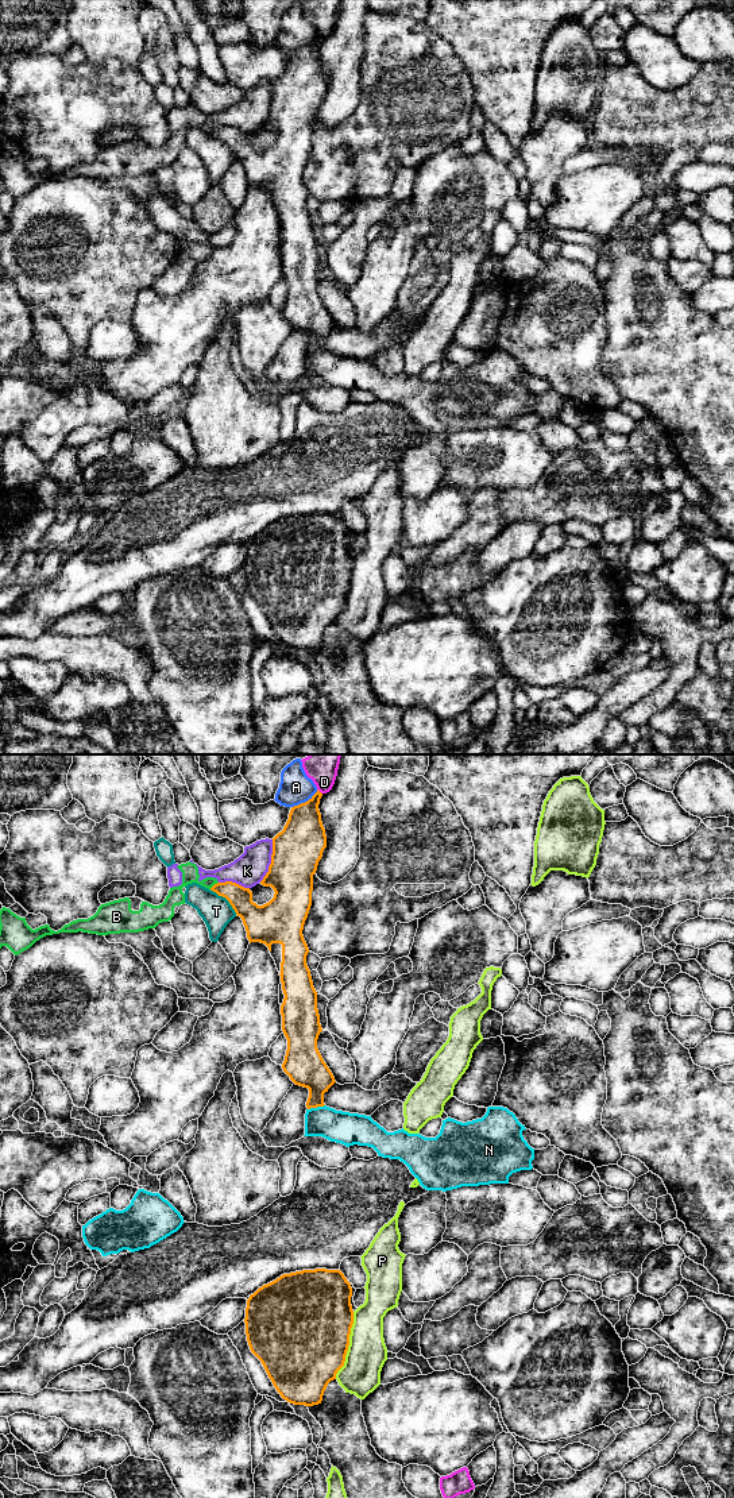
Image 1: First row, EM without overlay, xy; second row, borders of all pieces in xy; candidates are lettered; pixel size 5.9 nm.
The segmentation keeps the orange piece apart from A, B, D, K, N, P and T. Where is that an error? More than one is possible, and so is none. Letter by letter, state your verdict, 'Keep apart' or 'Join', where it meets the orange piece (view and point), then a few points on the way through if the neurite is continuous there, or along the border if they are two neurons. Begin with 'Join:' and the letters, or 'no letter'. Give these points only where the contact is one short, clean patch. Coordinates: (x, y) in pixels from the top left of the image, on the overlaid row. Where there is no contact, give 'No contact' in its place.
Join: no letter
A: Keep apart. Touches orange at xy (305, 802)
B: Keep apart. Touches orange at xy (215, 884). Boundary: xy (217, 881), (209, 888)
D: Keep apart. Touches orange at xy (319, 791)
K: Keep apart. Touches orange at xy (271, 861)
N: Keep apart. Touches orange at xy (316, 1107)
P: Keep apart. Touches orange at xy (348, 1344)
T: Keep apart. Touches orange at xy (226, 898). Boundary: xy (209, 890), (221, 895), (236, 914)

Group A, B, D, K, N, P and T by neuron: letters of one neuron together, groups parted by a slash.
A / B K / D / N / P / T

